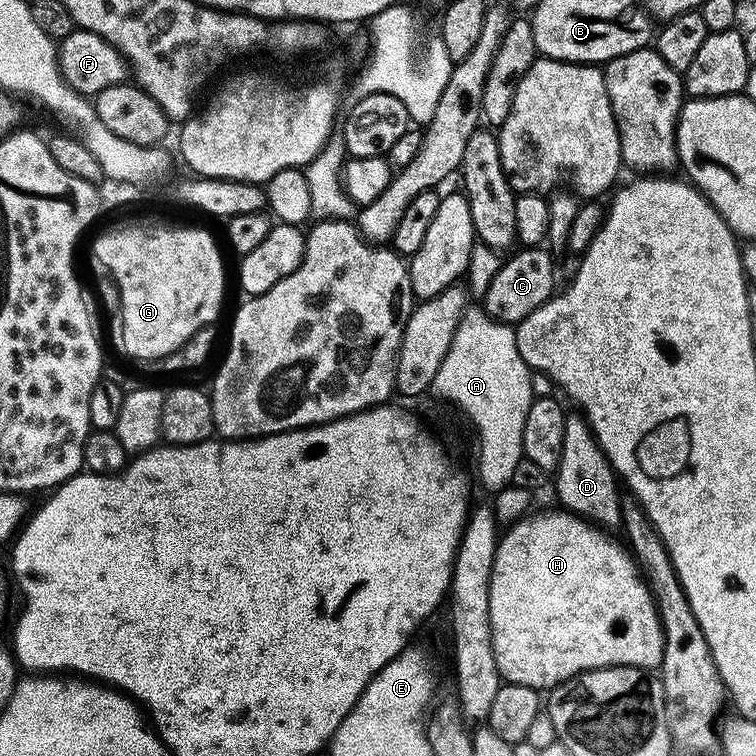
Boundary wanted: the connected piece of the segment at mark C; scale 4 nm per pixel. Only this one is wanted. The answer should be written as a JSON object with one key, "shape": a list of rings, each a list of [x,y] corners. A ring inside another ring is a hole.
{"shape":[[[524,246],[519,250],[521,252],[513,251],[513,256],[508,256],[503,261],[501,269],[494,275],[494,280],[490,282],[482,299],[483,310],[493,320],[513,326],[525,320],[534,310],[538,310],[538,306],[551,300],[557,291],[556,268],[552,265],[554,257],[551,251],[544,246]]]}

